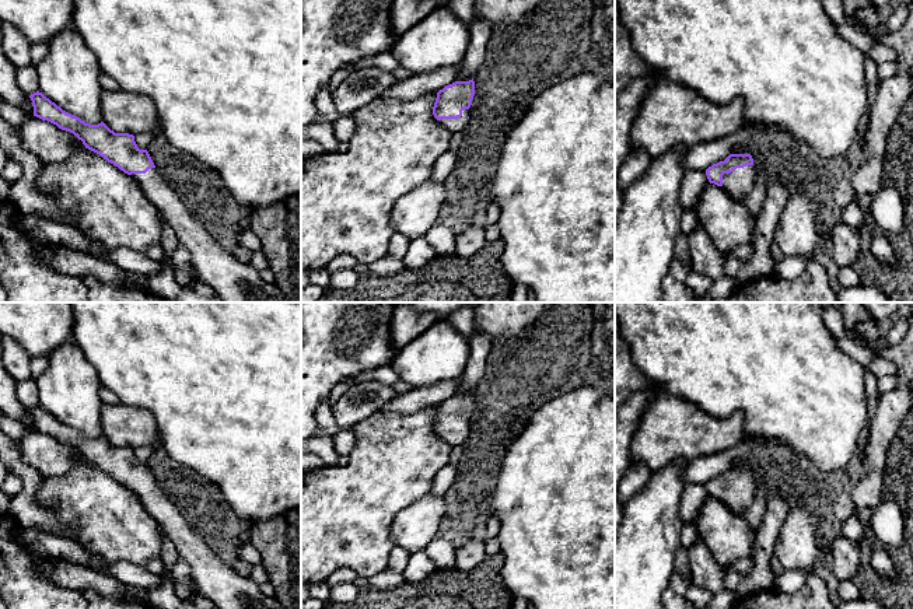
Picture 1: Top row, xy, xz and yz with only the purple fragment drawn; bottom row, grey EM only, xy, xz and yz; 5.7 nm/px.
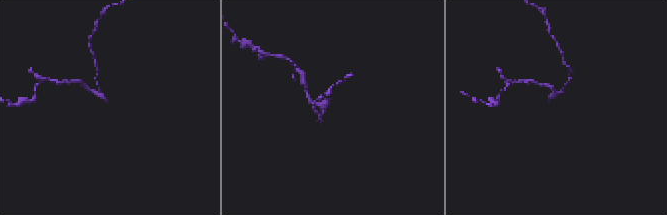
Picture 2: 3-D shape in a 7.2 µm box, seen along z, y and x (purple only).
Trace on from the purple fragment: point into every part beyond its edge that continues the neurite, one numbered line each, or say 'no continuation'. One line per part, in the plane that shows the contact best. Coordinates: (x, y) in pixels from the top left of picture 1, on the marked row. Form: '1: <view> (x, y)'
1: yz (738, 184)

